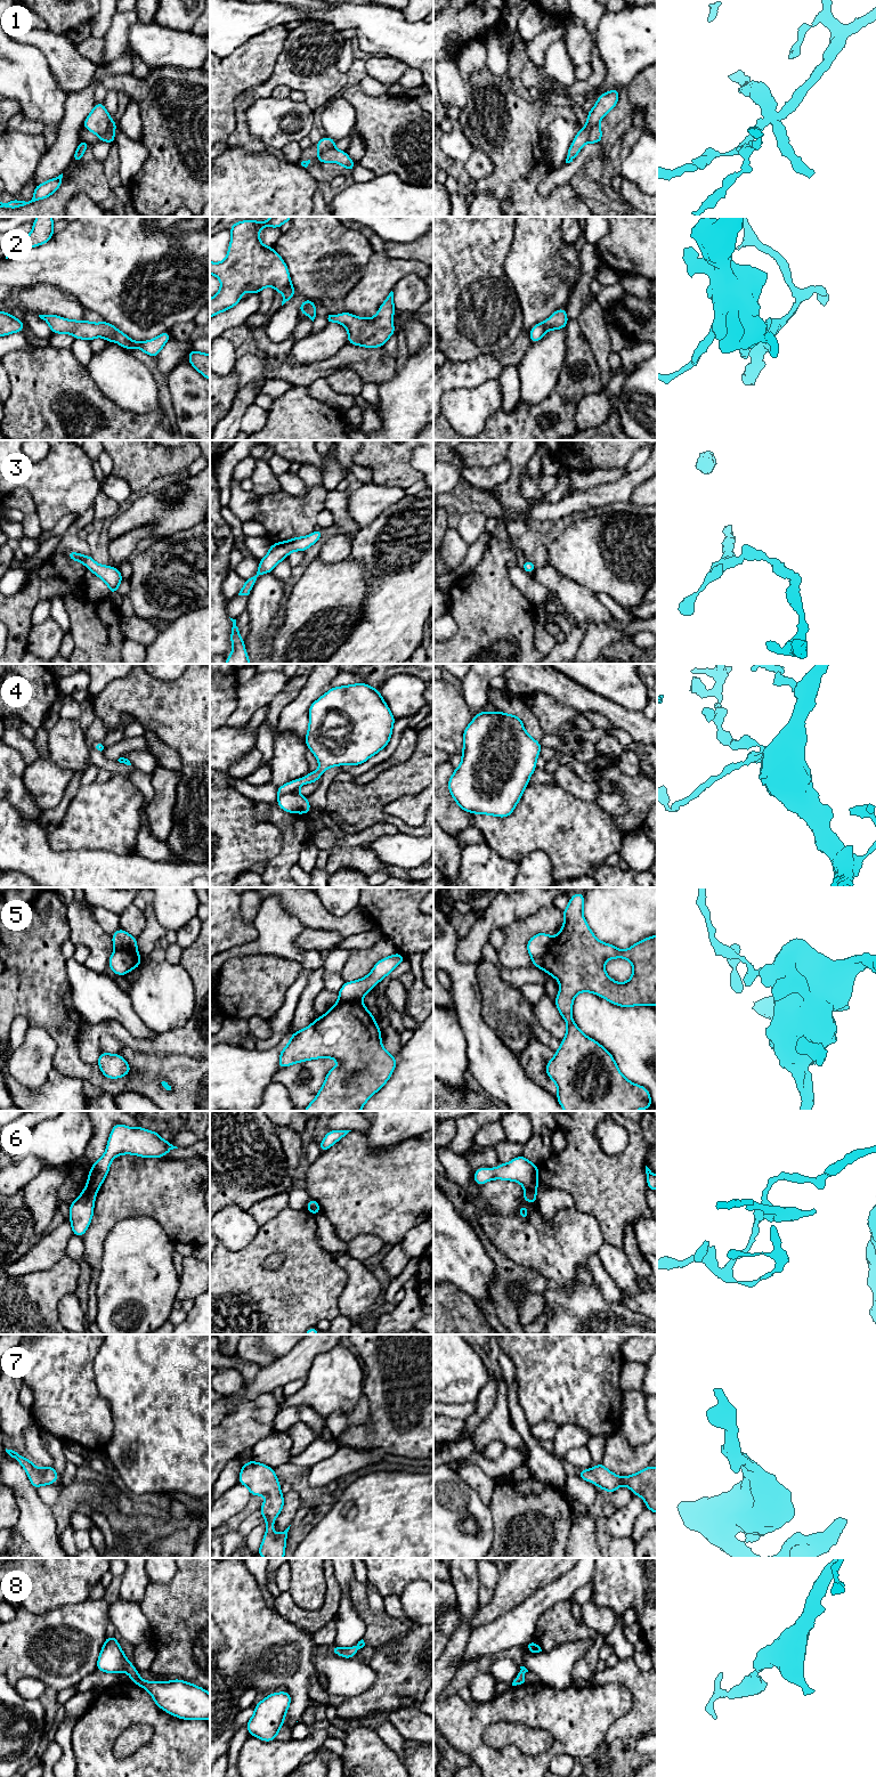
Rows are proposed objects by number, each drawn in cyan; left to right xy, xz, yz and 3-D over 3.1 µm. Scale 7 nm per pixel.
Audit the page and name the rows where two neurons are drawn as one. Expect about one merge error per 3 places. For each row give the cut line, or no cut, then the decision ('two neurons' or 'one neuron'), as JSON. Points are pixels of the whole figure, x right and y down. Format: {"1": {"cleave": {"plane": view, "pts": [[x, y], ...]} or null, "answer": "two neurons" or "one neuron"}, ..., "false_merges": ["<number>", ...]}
{"1": {"cleave": {"plane": "yz", "pts": [[598, 124], [591, 129], [587, 140]]}, "answer": "two neurons"}, "2": {"cleave": null, "answer": "one neuron"}, "3": {"cleave": null, "answer": "one neuron"}, "4": {"cleave": null, "answer": "one neuron"}, "5": {"cleave": {"plane": "yz", "pts": [[552, 938], [548, 949], [541, 956], [533, 959]]}, "answer": "two neurons"}, "6": {"cleave": {"plane": "yz", "pts": [[525, 1186], [535, 1190]]}, "answer": "two neurons"}, "7": {"cleave": null, "answer": "one neuron"}, "8": {"cleave": null, "answer": "one neuron"}, "false_merges": ["1", "5", "6"]}

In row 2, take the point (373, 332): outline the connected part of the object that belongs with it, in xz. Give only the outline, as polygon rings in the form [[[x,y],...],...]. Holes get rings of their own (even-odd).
[[[391,291],[372,318],[362,318],[349,313],[328,315],[328,322],[344,325],[348,343],[365,348],[382,347],[396,333],[392,317],[395,314],[394,292]]]

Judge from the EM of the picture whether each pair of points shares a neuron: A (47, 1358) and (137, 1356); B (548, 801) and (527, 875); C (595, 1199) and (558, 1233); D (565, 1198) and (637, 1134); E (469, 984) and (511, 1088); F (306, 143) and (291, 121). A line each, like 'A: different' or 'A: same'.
A: different
B: different
C: different
D: different
E: same
F: different

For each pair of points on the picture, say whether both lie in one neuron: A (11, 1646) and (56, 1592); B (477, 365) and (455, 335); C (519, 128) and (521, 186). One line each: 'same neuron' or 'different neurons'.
A: different neurons
B: different neurons
C: same neuron

